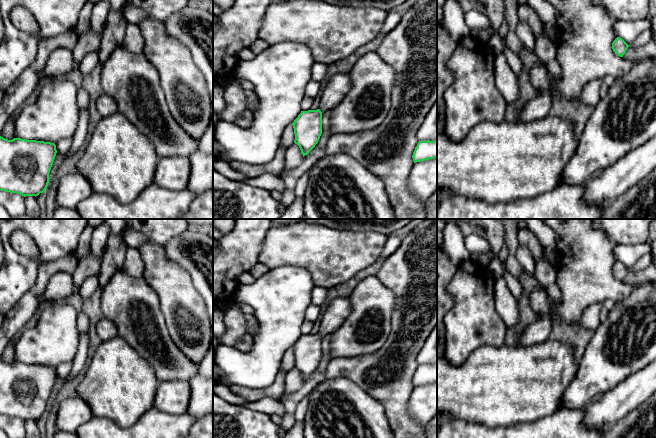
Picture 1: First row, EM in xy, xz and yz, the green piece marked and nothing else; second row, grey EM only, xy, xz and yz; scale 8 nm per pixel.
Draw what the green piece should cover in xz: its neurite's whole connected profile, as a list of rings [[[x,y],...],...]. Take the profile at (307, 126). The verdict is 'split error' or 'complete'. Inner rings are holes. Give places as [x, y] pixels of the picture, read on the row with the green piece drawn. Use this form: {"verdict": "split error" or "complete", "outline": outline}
{"verdict": "split error", "outline": [[[338,73],[330,77],[321,93],[317,110],[301,111],[292,123],[295,140],[303,157],[315,147],[322,134],[322,114],[329,112],[343,100],[351,87],[350,75]]]}

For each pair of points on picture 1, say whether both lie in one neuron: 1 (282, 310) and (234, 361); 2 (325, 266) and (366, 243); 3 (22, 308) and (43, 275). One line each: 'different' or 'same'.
1: same
2: same
3: same

